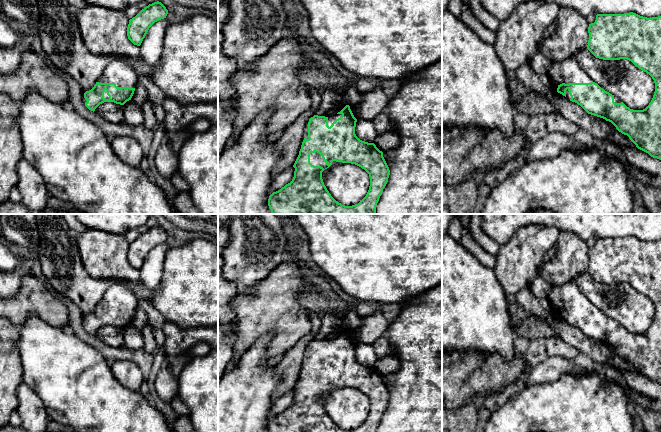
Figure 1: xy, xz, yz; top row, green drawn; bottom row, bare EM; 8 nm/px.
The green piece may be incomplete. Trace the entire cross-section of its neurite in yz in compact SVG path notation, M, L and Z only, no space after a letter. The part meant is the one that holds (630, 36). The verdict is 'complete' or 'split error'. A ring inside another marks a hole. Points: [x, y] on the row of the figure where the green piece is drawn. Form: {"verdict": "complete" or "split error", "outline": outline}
{"verdict": "split error", "outline": "M636 13L597 14L594 23L588 27L589 40L587 49L596 57L603 60L627 59L636 67L649 74L655 83L655 92L649 105L643 110L633 110L627 107L618 97L601 88L580 68L575 59L552 62L545 77L548 87L580 105L588 114L611 122L616 129L636 145L636 147L651 157L661 160L661 16L647 18Z"}

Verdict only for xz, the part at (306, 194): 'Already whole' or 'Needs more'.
Needs more

